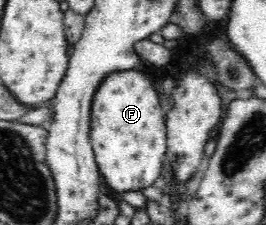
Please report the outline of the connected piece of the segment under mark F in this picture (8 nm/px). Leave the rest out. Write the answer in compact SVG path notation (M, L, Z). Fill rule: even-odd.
M143 67L115 70L94 92L90 141L103 182L115 192L142 191L163 173L166 158L167 101L155 88L153 73Z

